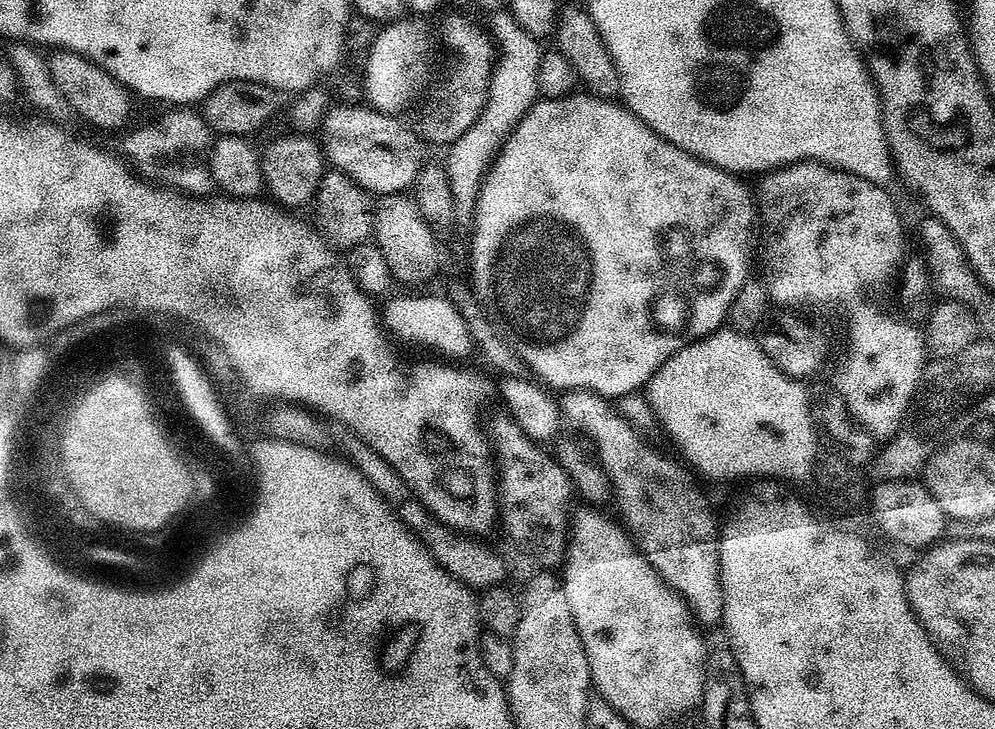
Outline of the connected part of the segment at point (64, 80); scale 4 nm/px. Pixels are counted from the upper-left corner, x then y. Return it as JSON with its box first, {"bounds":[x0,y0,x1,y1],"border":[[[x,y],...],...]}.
{"bounds":[50,50,133,132],"border":[[[60,50],[53,56],[56,57],[51,57],[50,60],[52,77],[64,97],[72,103],[73,113],[77,117],[81,116],[86,123],[93,124],[104,132],[120,132],[131,122],[133,97],[129,89],[115,80],[105,68],[99,68],[85,56],[73,52]]]}

